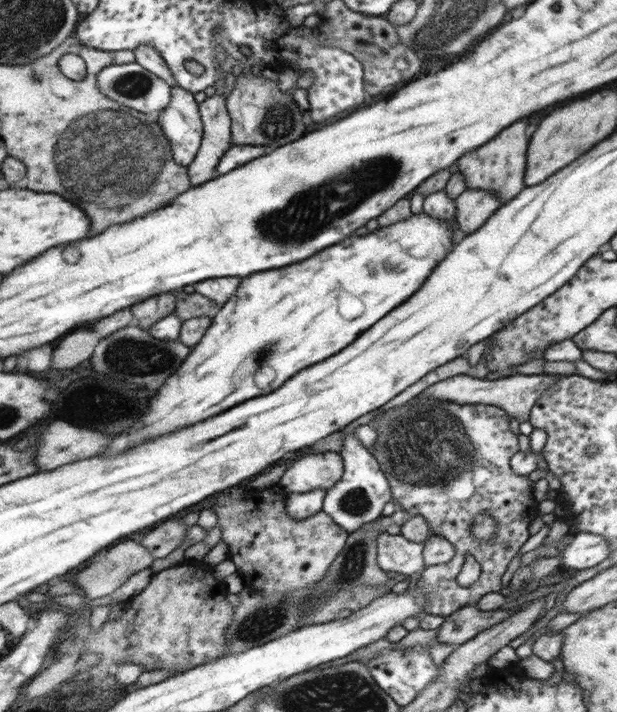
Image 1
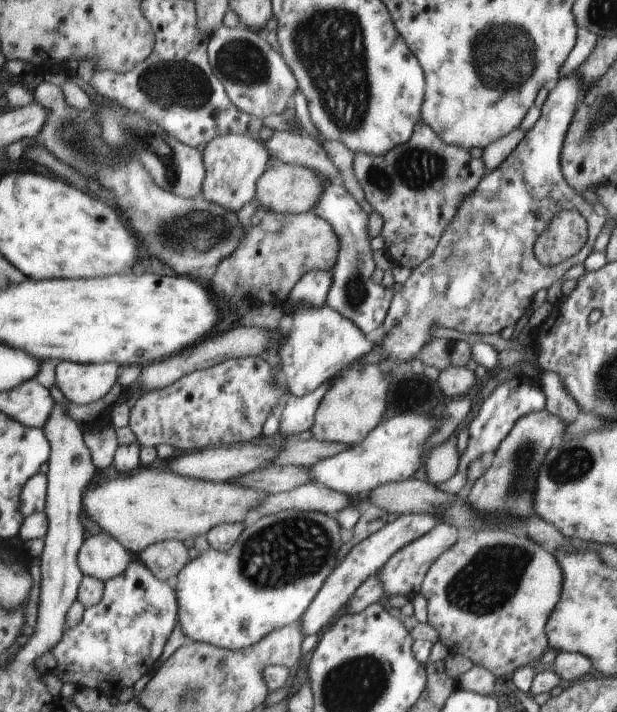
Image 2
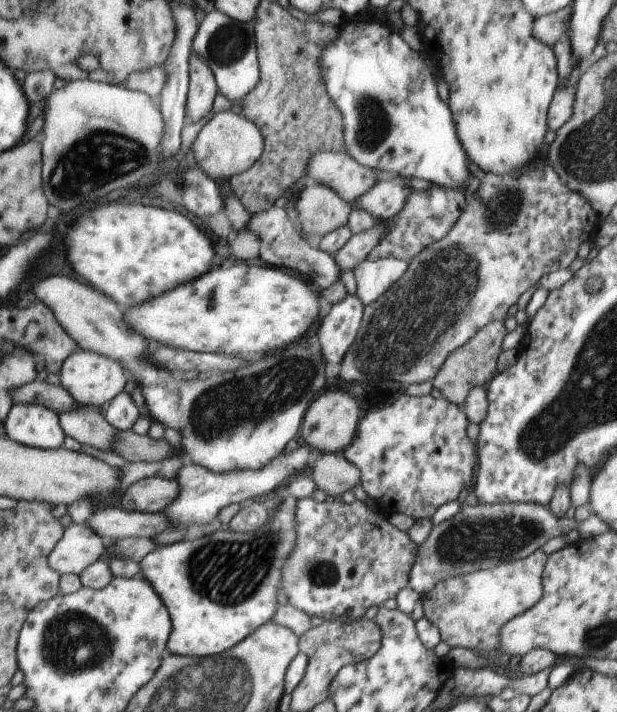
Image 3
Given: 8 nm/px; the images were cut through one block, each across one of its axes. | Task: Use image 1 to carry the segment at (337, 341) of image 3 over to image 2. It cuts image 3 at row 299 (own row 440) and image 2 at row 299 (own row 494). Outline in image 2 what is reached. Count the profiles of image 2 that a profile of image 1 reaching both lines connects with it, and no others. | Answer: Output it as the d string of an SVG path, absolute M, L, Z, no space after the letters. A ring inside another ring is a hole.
M330 179L323 180L323 189L313 209L320 218L331 224L339 240L337 261L332 270L332 284L327 292L326 304L350 319L364 334L376 330L385 321L391 300L392 289L387 289L372 280L375 262L370 247L369 214L366 213L344 185L333 184Z

